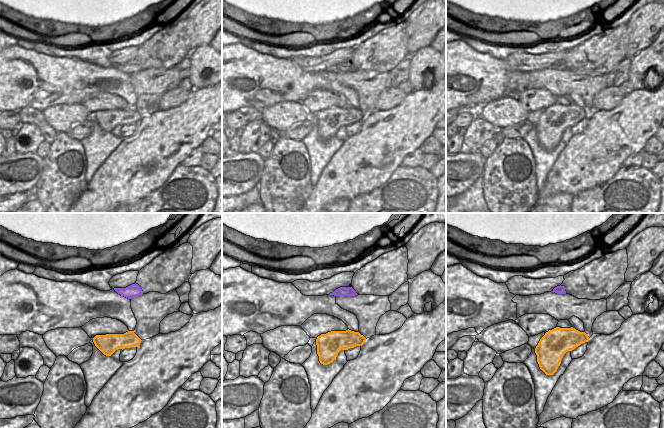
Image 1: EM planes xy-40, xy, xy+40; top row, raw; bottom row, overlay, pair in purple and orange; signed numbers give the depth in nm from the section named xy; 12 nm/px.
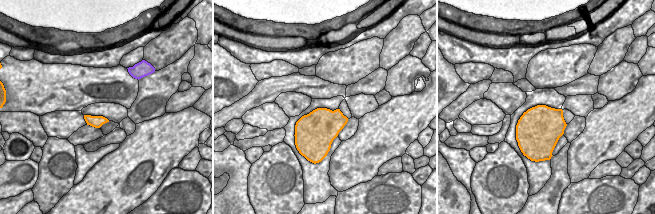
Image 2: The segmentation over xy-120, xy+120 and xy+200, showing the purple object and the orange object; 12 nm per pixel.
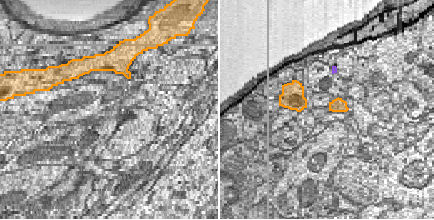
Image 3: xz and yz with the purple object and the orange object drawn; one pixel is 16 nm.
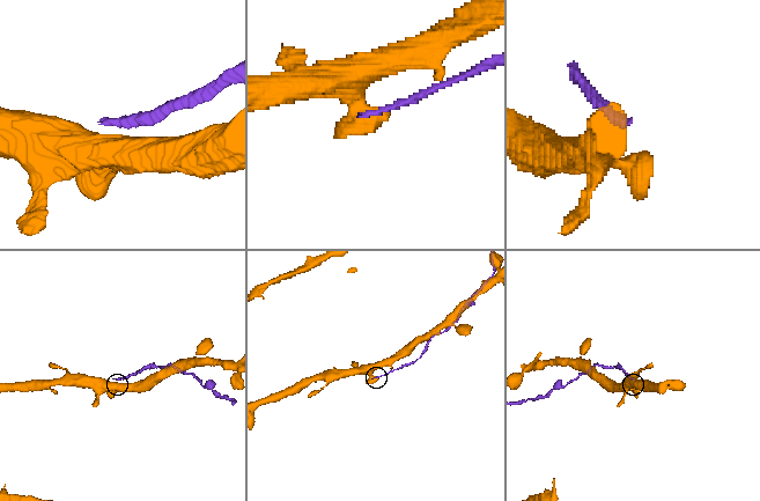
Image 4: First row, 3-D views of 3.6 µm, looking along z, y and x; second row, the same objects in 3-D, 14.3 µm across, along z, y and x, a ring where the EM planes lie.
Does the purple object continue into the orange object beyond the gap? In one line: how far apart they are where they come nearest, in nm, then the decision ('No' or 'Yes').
Distance 400 nm. No.

